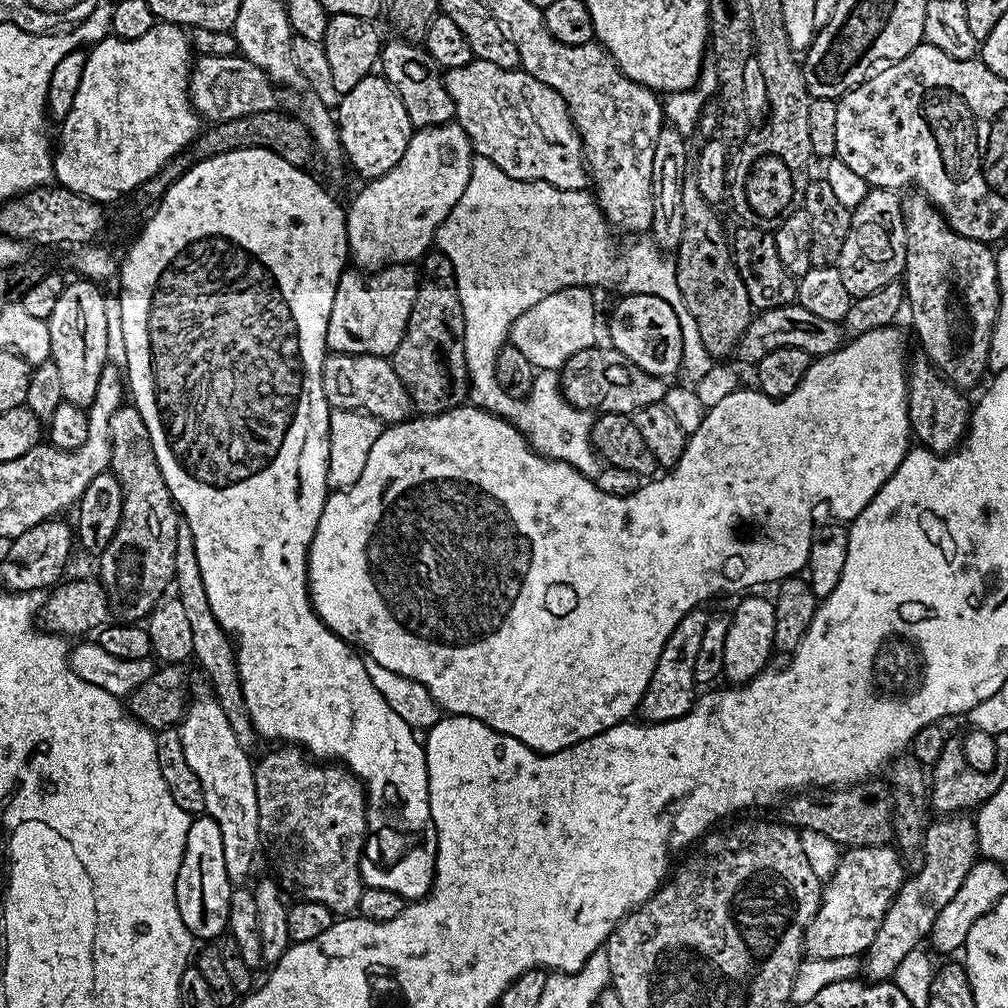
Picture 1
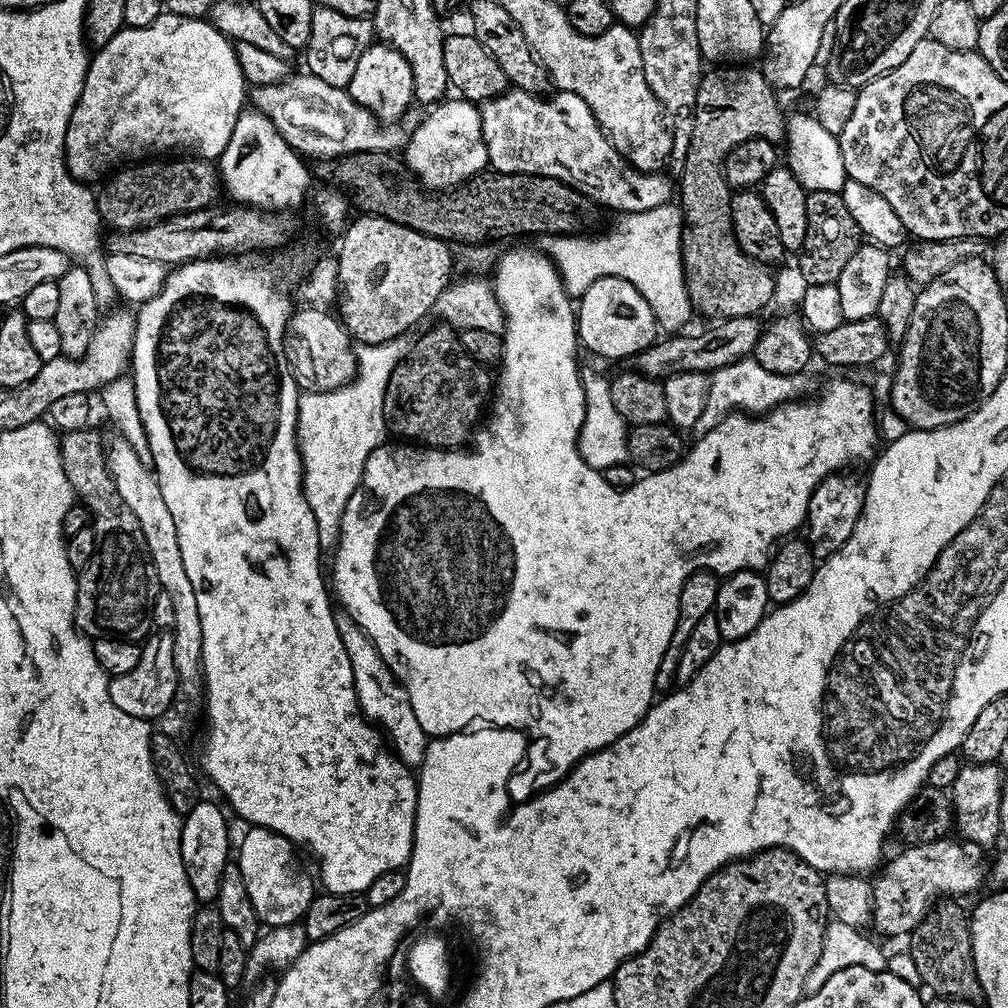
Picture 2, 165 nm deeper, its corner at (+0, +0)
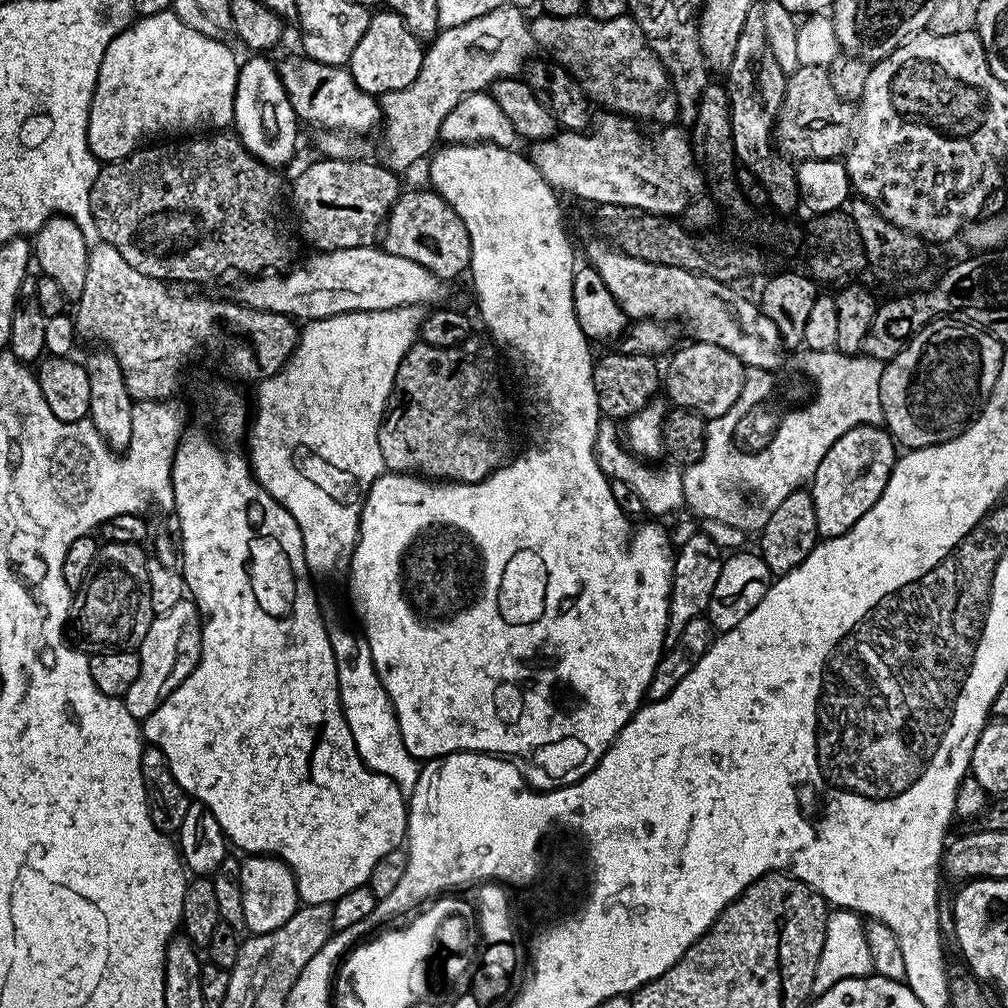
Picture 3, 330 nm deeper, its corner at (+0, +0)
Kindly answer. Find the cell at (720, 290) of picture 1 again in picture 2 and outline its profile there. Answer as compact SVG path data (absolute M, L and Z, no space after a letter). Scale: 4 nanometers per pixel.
M736 66L712 68L700 80L686 165L678 176L678 204L684 218L680 241L688 297L693 309L709 320L757 315L771 302L776 290L776 280L771 273L773 271L765 264L754 262L738 246L730 210L732 189L724 174L724 160L738 145L752 139L764 139L768 144L778 146L787 139L787 119L785 113L782 114L776 96L775 89L766 82L763 71L757 67L740 70Z

